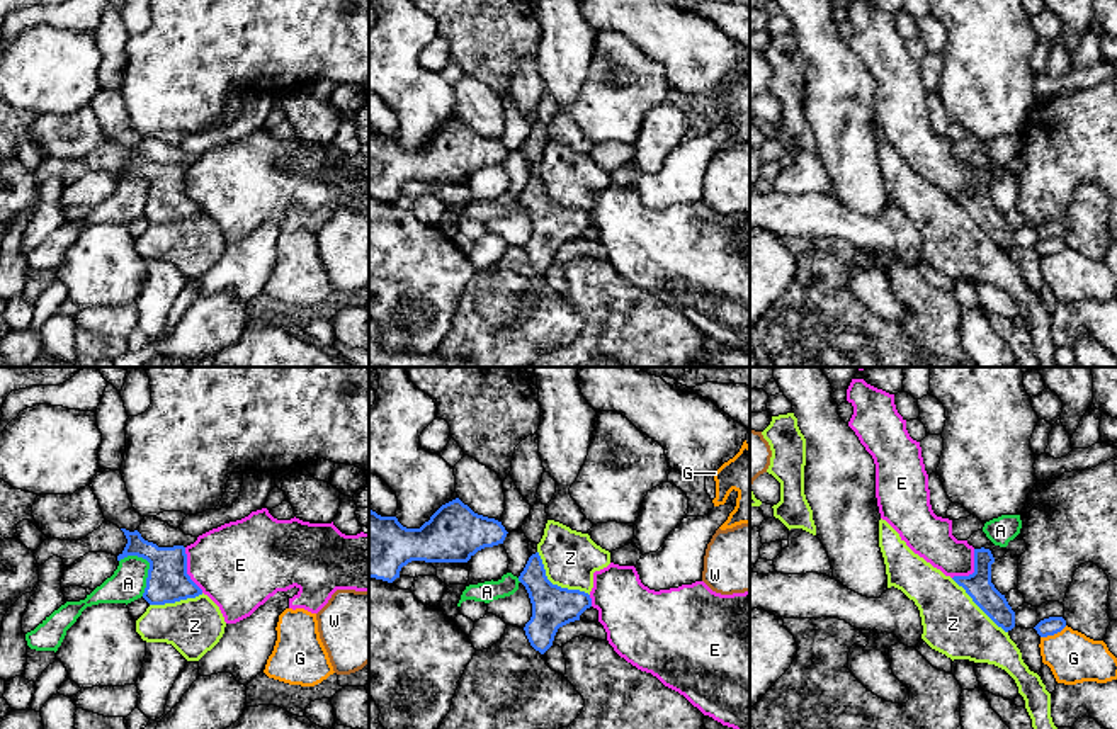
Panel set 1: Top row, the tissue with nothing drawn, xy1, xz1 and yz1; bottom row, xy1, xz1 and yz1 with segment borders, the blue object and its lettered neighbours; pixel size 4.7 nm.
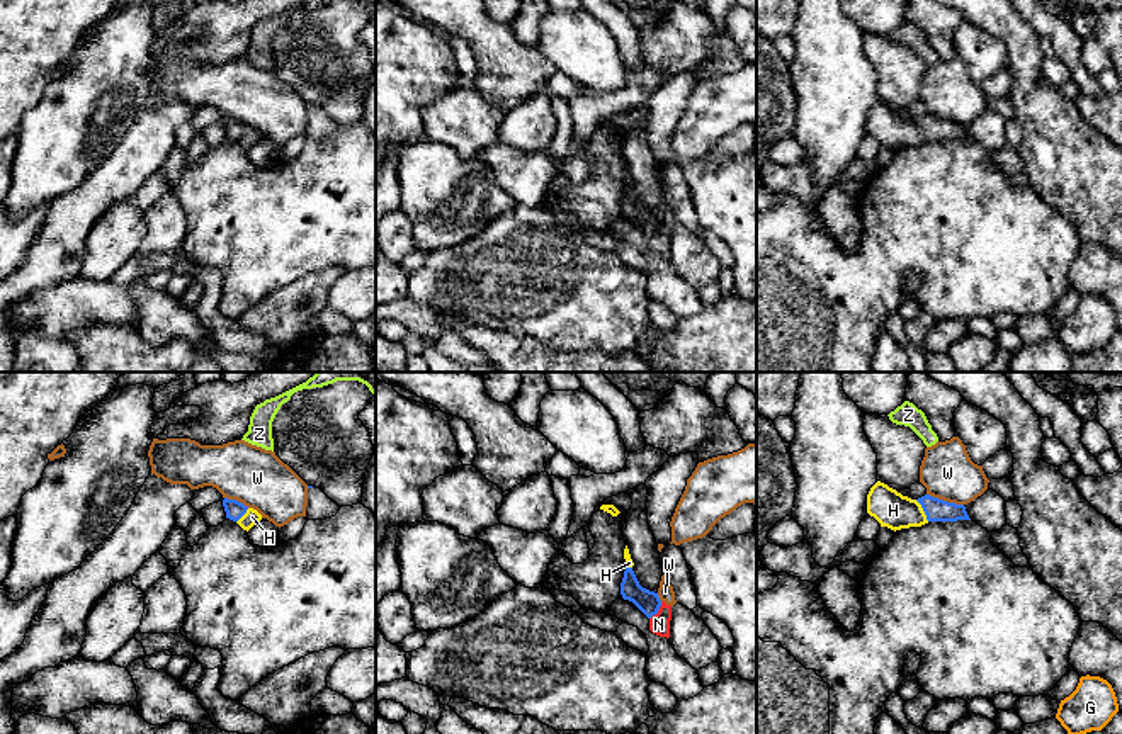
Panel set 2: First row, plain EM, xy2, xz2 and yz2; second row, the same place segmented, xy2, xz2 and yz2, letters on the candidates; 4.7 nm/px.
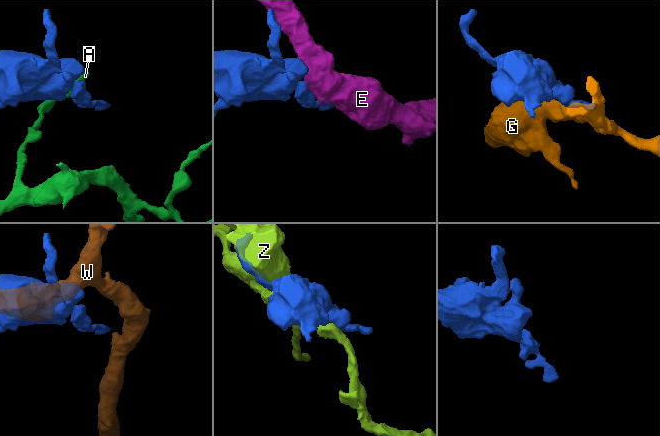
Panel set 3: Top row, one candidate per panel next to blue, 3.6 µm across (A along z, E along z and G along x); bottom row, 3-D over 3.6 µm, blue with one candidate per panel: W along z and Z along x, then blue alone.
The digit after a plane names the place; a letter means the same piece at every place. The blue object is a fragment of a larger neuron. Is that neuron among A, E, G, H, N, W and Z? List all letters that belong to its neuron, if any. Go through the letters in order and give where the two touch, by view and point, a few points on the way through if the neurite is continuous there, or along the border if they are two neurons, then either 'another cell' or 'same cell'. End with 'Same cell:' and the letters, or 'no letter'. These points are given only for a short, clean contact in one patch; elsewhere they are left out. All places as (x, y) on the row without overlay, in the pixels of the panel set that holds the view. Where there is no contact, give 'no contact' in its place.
A: meets blue in xy1 at (148, 189); border along xy1 (128, 174), (136, 174), (148, 182), (143, 214); another cell
E: meets blue in xy1 at (186, 189); another cell
G: meets blue in yz1 at (1053, 254); another cell
H: meets blue in yz2 at (923, 129); runs through yz2 (937, 129), (923, 129), (893, 129); same cell
N: meets blue in xz2 at (658, 228); border along xz2 (662, 221), (650, 238); another cell
W: meets blue in yz2 at (946, 121); another cell
Z: meets blue in xz1 at (555, 204); another cell
Same cell: H

